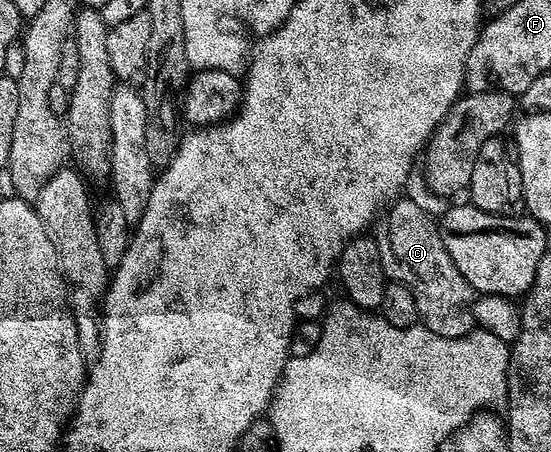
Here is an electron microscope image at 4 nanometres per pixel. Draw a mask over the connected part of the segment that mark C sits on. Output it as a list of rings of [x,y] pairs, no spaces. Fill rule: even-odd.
[[[398,197],[380,216],[375,238],[386,280],[411,289],[420,326],[448,339],[463,339],[474,330],[475,292],[467,277],[455,269],[455,261],[451,261],[451,253],[447,253],[443,245],[441,229],[434,216],[419,209],[415,201]]]

